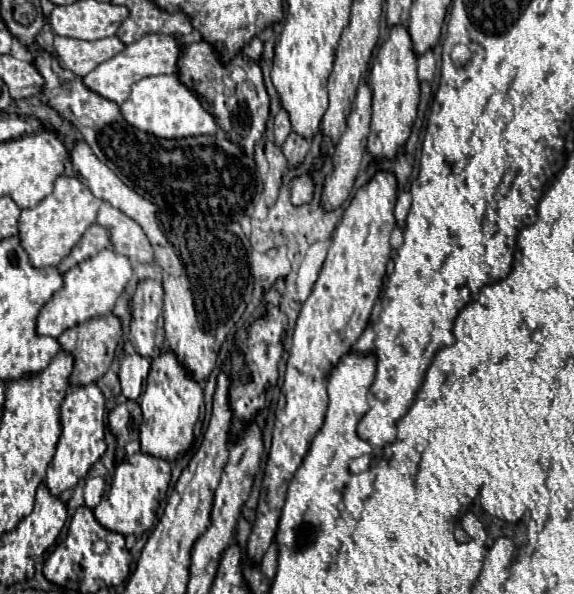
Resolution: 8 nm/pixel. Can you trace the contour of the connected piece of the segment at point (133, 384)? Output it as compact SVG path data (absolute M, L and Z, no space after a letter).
M133 353L133 355L123 355L119 361L119 383L121 383L121 393L127 399L139 399L143 393L143 381L147 379L149 373L149 359Z

